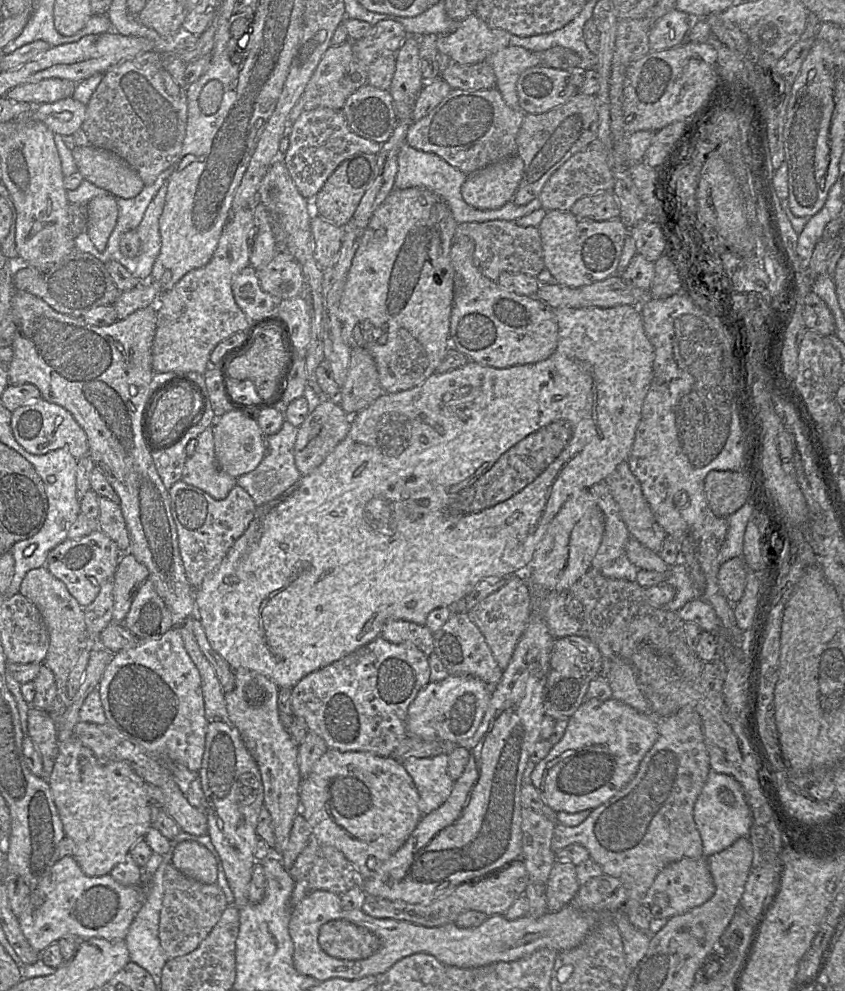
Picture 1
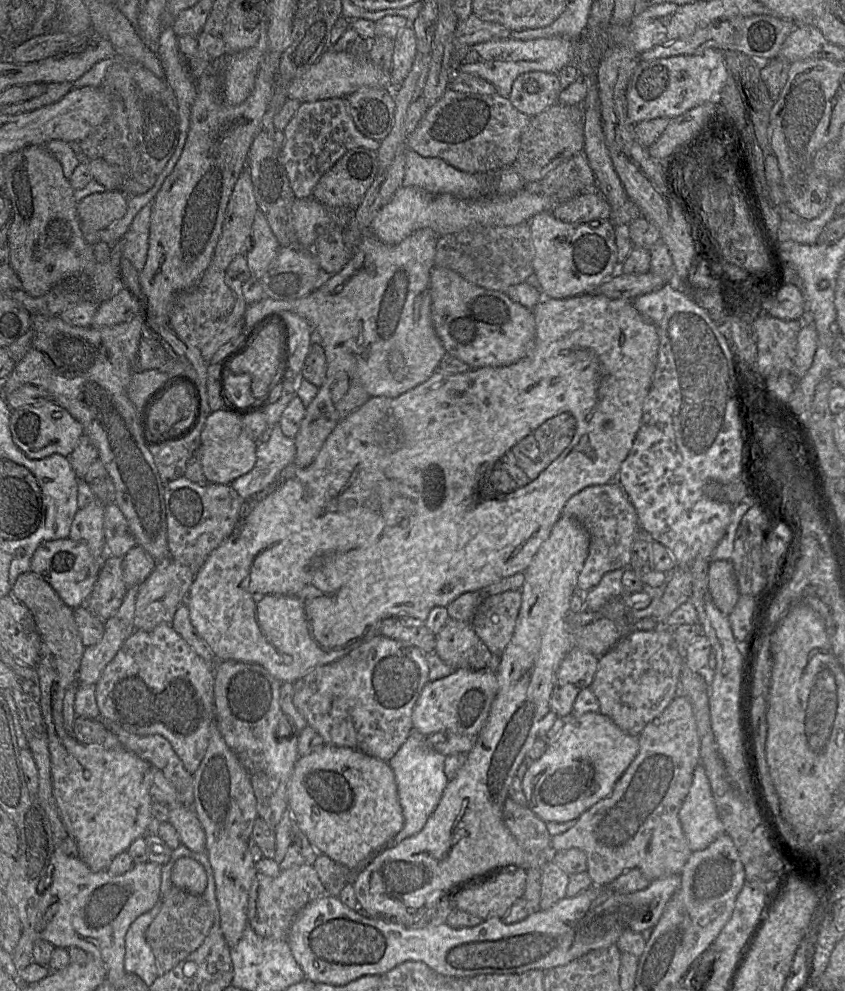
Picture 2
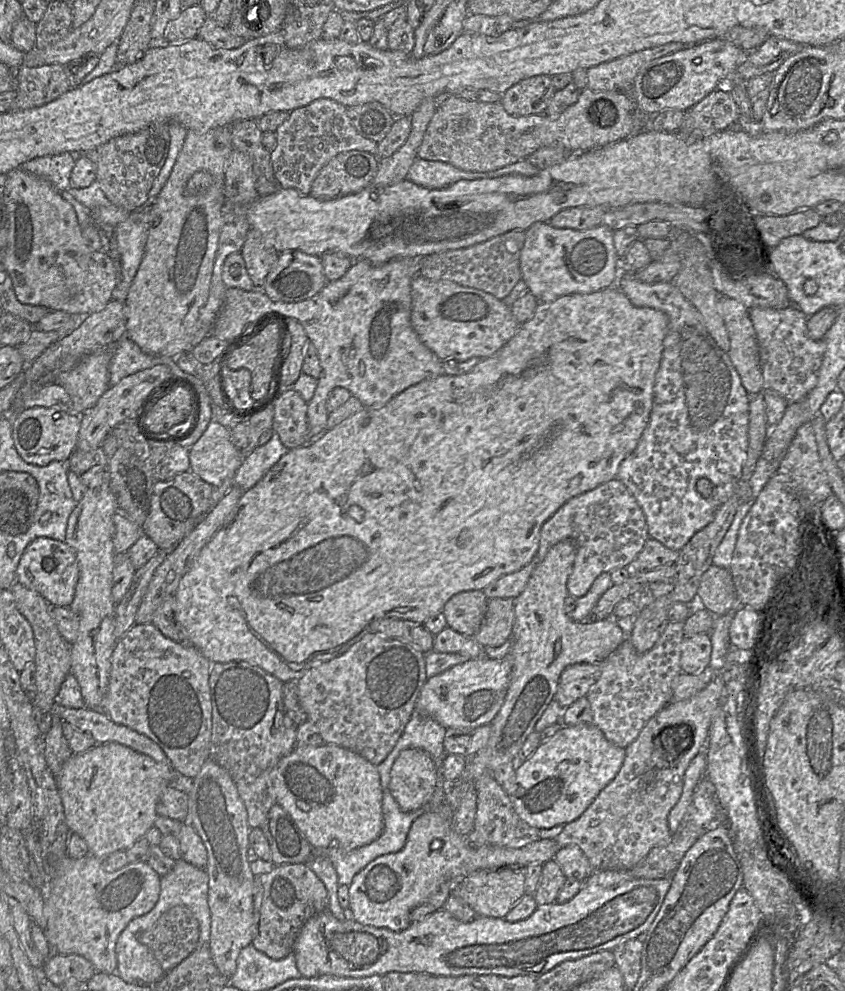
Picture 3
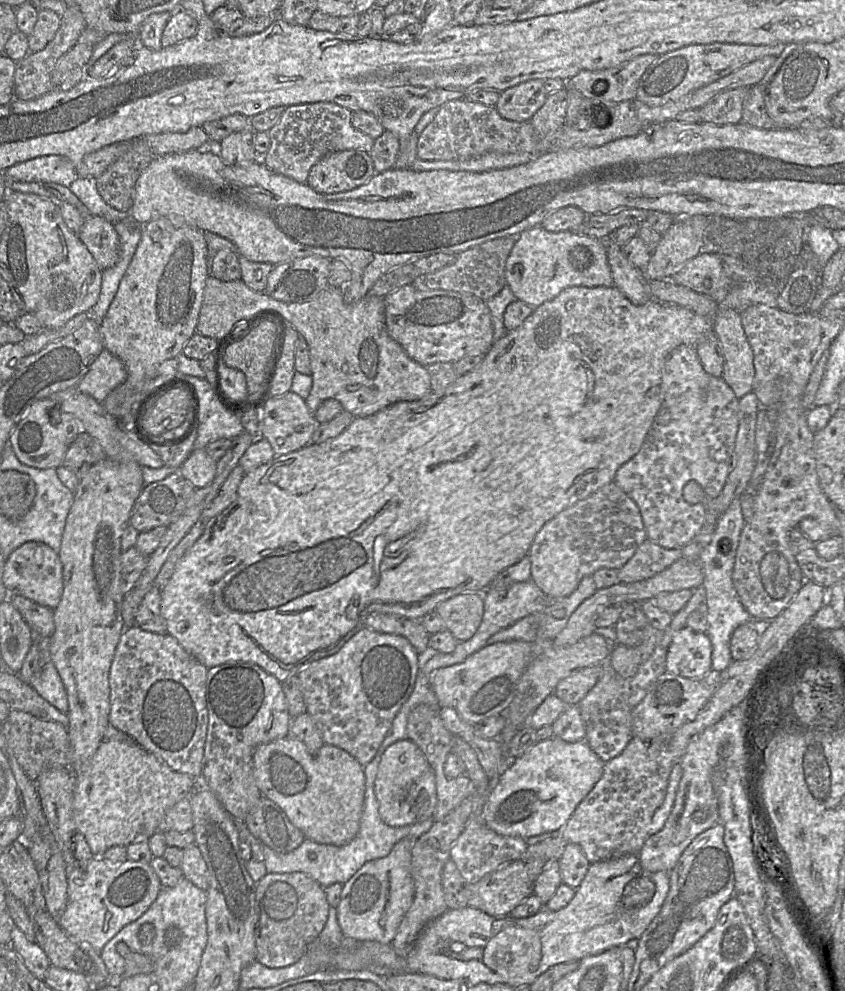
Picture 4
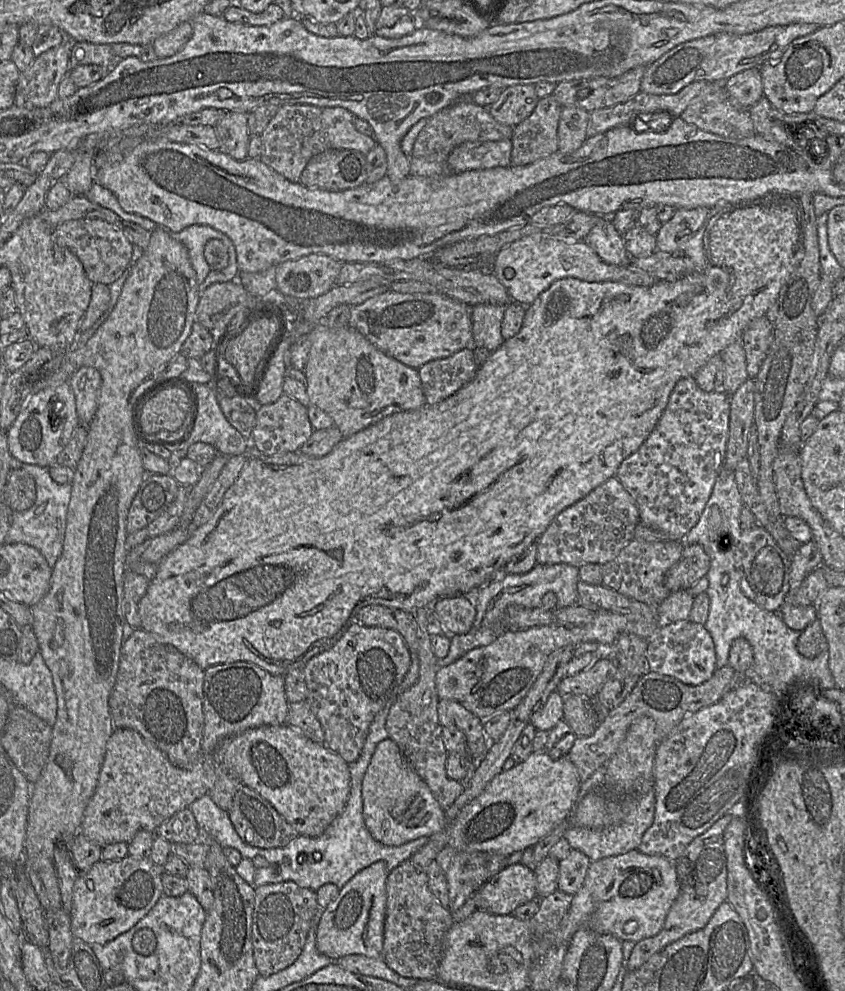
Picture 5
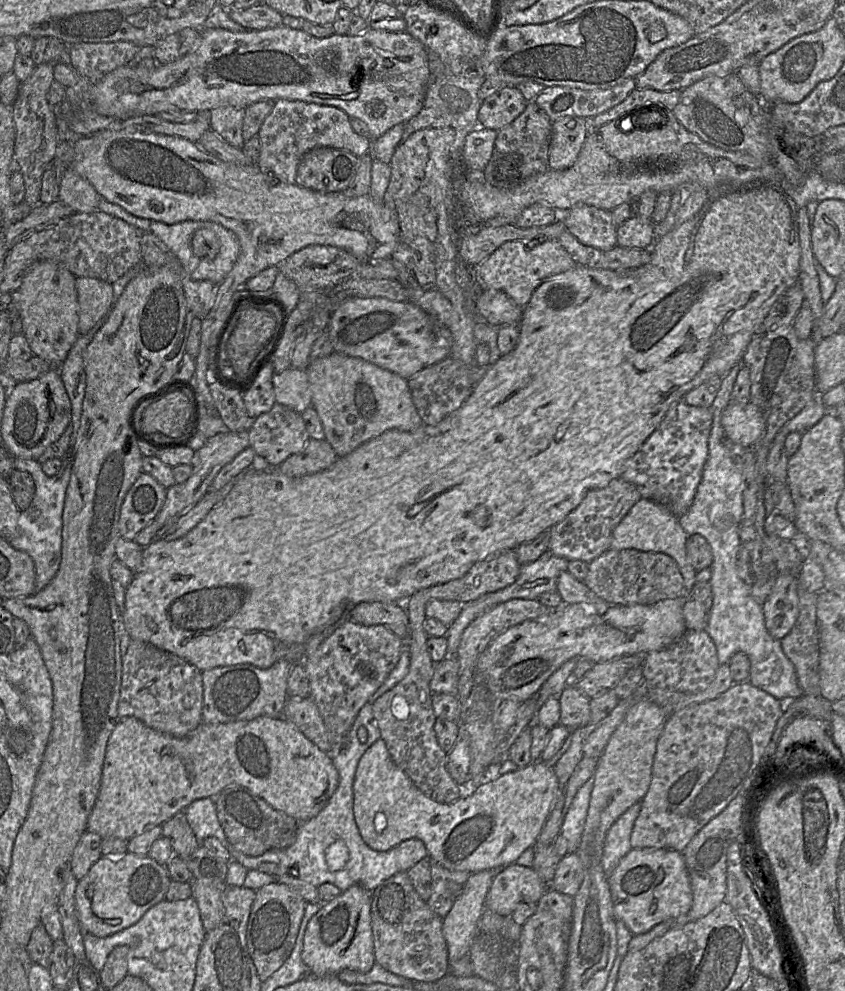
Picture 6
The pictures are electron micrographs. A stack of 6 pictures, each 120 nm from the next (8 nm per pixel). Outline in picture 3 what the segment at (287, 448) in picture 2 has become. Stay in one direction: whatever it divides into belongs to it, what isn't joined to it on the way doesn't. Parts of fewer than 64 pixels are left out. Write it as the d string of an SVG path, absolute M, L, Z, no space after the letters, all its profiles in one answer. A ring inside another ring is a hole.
M273 432L265 445L257 446L244 455L243 462L233 477L234 485L243 491L252 488L288 451L279 436Z

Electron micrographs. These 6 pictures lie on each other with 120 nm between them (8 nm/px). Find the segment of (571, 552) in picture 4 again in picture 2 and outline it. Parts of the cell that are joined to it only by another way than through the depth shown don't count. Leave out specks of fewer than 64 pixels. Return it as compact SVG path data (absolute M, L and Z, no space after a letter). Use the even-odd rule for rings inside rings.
M618 482L582 489L568 499L562 514L575 518L590 535L588 556L578 576L578 591L587 592L599 583L605 573L630 566L632 545L641 526L634 505Z

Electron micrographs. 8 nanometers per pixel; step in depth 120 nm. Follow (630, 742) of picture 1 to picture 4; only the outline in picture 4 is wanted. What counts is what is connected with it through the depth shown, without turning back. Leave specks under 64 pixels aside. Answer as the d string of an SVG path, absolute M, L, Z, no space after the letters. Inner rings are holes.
M552 735L546 740L536 742L524 755L517 758L488 793L482 811L487 827L497 834L523 839L546 832L561 831L579 803L601 778L604 765L605 762L585 739L569 743Z

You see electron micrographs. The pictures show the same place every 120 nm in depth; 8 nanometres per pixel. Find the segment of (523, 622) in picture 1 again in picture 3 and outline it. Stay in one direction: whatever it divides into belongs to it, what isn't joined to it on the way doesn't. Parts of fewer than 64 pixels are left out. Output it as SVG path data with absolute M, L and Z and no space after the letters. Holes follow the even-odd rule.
M490 599L483 623L473 638L483 648L500 646L511 638L513 623L514 599Z

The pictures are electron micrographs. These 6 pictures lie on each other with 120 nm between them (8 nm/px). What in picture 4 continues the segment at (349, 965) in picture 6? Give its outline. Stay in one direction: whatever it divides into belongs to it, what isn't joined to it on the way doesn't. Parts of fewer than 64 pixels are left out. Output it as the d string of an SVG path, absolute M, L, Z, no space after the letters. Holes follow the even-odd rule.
M400 840L384 858L365 863L343 886L341 899L336 906L337 921L346 938L356 941L376 941L390 944L397 929L413 903L415 886L411 873L412 848L416 840Z

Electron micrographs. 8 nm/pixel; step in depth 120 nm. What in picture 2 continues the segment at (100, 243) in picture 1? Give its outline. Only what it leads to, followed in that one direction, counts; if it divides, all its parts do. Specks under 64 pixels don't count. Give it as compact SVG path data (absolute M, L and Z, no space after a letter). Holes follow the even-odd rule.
M111 190L86 196L77 203L81 223L92 230L109 227L126 214L127 198L121 191Z

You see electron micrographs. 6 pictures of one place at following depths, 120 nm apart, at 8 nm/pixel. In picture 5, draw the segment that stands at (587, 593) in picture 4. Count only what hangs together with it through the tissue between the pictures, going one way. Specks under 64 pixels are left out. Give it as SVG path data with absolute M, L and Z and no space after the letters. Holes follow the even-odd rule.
M566 563L539 564L523 574L504 573L496 576L478 590L472 590L463 594L474 601L476 615L471 630L466 634L450 635L450 649L446 657L437 659L437 669L447 666L461 658L468 651L485 646L493 642L502 633L501 615L507 606L511 604L521 605L527 608L542 606L542 597L552 591L557 595L557 603L554 609L561 609L578 602L577 584L579 581L579 569Z

